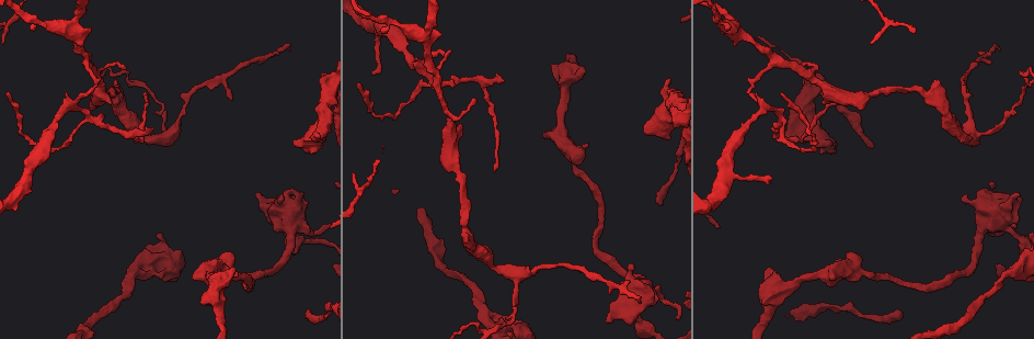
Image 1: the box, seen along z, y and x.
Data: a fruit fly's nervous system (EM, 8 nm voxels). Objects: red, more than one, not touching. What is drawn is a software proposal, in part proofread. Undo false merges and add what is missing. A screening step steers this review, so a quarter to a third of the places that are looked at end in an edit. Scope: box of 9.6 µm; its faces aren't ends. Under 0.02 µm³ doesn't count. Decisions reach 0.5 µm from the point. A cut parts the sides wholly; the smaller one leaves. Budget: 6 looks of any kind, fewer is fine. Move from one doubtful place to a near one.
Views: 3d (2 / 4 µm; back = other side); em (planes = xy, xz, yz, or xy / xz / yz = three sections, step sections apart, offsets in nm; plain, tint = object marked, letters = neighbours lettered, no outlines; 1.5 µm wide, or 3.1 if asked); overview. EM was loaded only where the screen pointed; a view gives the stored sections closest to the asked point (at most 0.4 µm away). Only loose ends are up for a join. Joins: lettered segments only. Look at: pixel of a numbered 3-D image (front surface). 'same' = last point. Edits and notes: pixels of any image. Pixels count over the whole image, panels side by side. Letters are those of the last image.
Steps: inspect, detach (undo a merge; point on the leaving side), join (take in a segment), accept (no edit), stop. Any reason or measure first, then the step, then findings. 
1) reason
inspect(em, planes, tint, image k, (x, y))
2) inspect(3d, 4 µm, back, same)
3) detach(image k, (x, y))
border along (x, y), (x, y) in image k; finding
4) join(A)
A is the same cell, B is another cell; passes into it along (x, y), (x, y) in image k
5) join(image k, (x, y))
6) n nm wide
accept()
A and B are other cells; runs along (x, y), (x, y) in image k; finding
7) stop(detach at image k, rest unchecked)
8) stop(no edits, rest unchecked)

sudden change in width
inspect(3d, 4 µm, image 1, (451, 160))

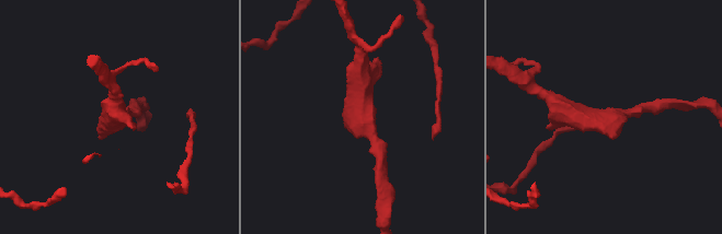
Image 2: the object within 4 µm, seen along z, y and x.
inspect(em, planes, tint, image 2, (363, 123))

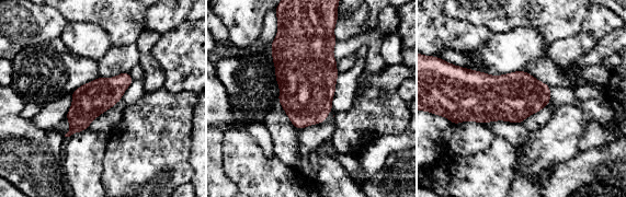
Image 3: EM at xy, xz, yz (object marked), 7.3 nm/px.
inspect(em, planes, letters, same)

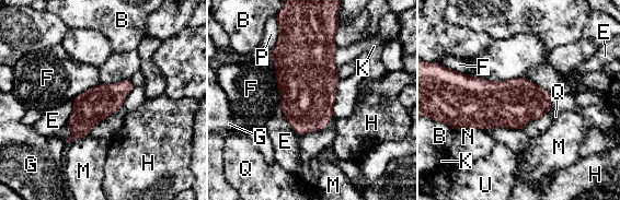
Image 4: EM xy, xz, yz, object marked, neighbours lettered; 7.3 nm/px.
F touches over 340 nm
accept()
B, E, F, G, H, K, M, N, P, Q and U are other cells; one cell here

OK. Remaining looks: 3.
an open end
inspect(em, xz, step 4, letters, image 1, (670, 79))

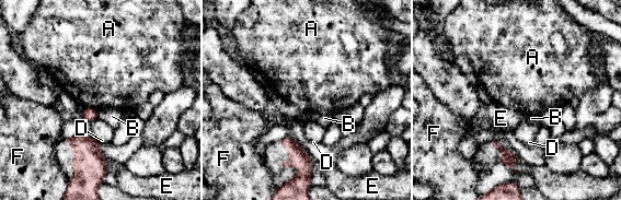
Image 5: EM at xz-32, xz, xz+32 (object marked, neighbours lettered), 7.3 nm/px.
accept()
A, B, D, E and F are other cells; border along (84, 106), (98, 109) in image 5; no lettered segment goes on from it

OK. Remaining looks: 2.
end of a long branch
inspect(3d, 2 µm, image 1, (311, 312))

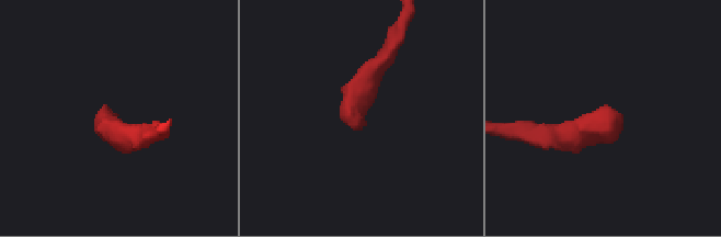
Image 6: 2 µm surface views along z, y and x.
now the EM
inspect(em, xy, step 4, letters, image 6, (353, 129))

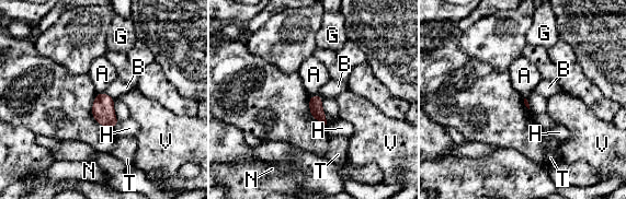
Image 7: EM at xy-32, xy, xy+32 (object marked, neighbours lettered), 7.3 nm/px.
accept()
A, B, G, H, N, T and V are other cells; border along (114, 100), (114, 114), (118, 121) in image 7; no lettered segment goes on from it

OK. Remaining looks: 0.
stop(no edits, rest unchecked)

